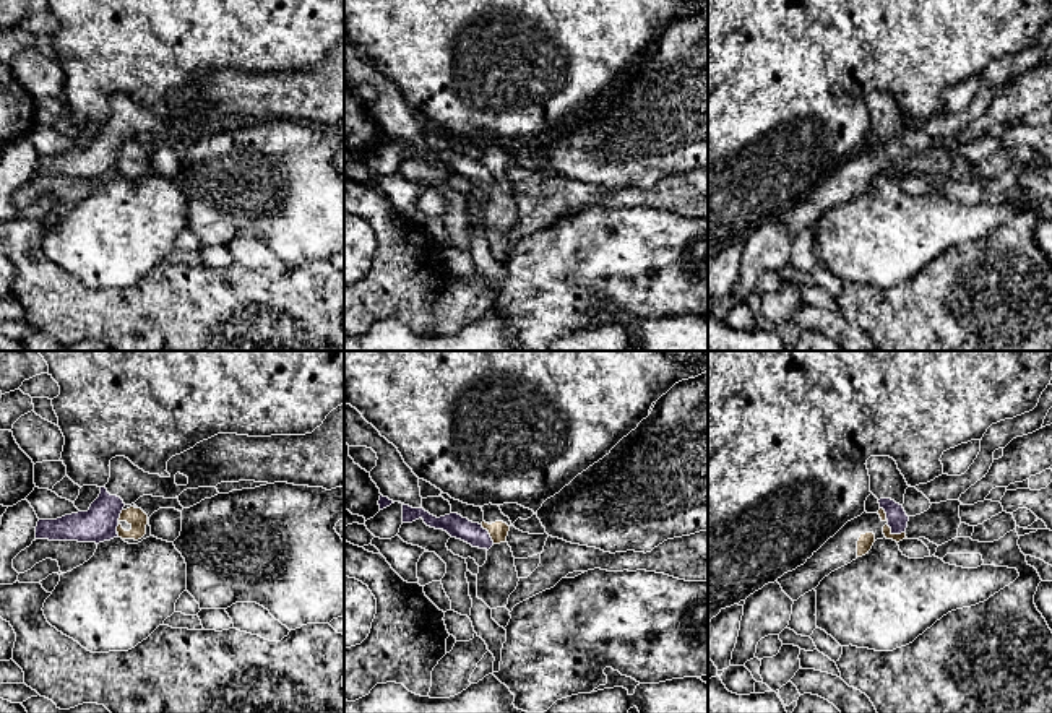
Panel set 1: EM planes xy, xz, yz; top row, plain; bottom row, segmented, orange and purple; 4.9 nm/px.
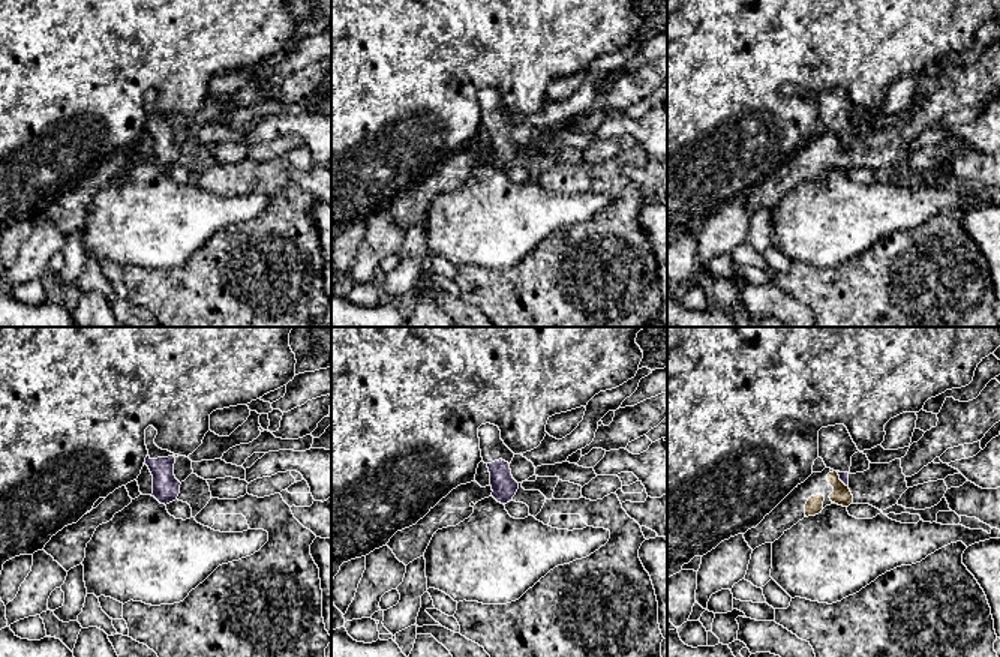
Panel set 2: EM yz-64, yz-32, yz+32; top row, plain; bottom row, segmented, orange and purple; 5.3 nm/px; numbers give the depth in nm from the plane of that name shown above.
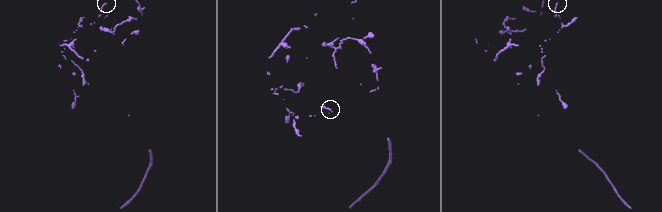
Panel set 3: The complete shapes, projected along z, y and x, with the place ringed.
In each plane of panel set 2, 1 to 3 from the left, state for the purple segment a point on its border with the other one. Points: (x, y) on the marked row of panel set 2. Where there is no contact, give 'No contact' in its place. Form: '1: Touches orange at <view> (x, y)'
1: No contact
2: No contact
3: Touches orange at yz+32 (838, 479)

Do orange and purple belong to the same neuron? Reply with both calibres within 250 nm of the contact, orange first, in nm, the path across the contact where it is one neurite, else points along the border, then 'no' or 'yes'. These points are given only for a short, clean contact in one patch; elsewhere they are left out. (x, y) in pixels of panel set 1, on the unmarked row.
calibres 90 and 110 nm; border xz (481, 159), (494, 179); no

